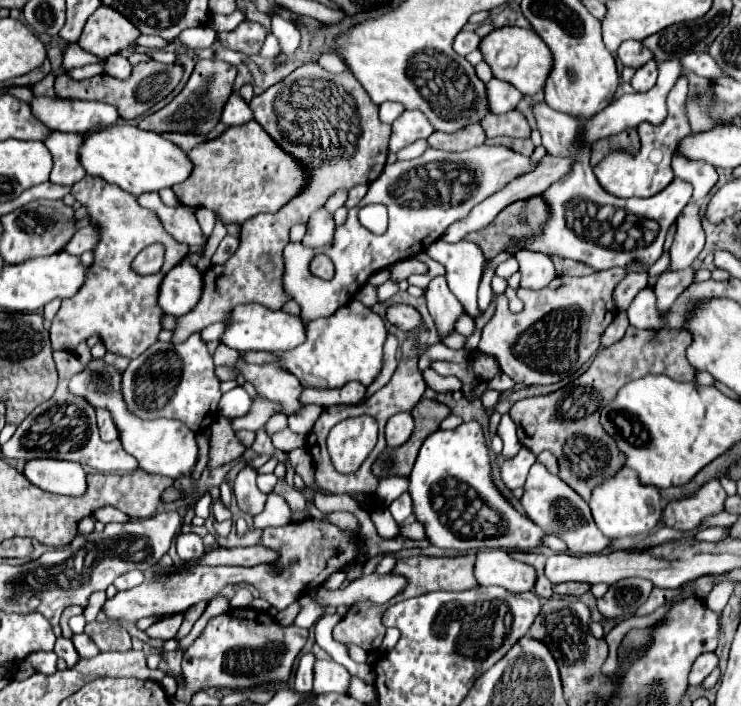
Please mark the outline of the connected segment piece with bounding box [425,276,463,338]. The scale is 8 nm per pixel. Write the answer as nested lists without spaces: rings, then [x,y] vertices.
[[[435,276],[425,292],[427,308],[437,324],[437,330],[441,332],[441,338],[447,336],[455,328],[457,316],[463,312],[463,304],[451,294],[445,276]]]

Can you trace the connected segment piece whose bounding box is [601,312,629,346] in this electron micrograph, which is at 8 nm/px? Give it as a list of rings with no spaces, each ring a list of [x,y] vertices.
[[[619,312],[615,316],[615,320],[609,324],[609,328],[605,330],[605,334],[601,336],[601,346],[611,346],[613,342],[617,342],[625,334],[627,326],[629,326],[629,322],[627,322],[625,312]]]

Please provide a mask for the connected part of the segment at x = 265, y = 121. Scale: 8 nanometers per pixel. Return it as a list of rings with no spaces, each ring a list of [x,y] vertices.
[[[305,62],[299,68],[295,68],[287,78],[267,88],[261,96],[255,96],[249,102],[249,108],[253,110],[253,118],[261,124],[261,128],[277,142],[277,146],[287,152],[291,158],[301,160],[301,166],[307,174],[307,184],[299,190],[297,196],[293,196],[281,210],[273,214],[261,214],[253,216],[253,220],[245,220],[241,224],[241,236],[239,236],[239,248],[221,266],[209,266],[203,274],[203,294],[197,306],[187,312],[185,316],[177,318],[177,326],[173,330],[173,344],[181,344],[191,334],[201,332],[205,326],[225,320],[231,308],[239,304],[263,304],[271,310],[281,310],[285,302],[291,300],[291,296],[283,288],[283,274],[285,274],[285,260],[283,260],[283,248],[289,244],[289,230],[297,222],[307,222],[307,218],[327,202],[327,198],[339,190],[339,188],[353,188],[353,184],[371,184],[377,180],[377,176],[383,172],[387,152],[389,152],[389,136],[391,126],[383,124],[377,116],[379,106],[365,96],[365,90],[349,72],[331,74],[325,72],[315,62]]]

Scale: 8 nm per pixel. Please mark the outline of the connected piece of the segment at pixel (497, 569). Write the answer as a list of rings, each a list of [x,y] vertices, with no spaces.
[[[479,550],[473,564],[479,586],[501,586],[509,592],[529,592],[535,584],[535,568],[513,560],[505,550]]]

